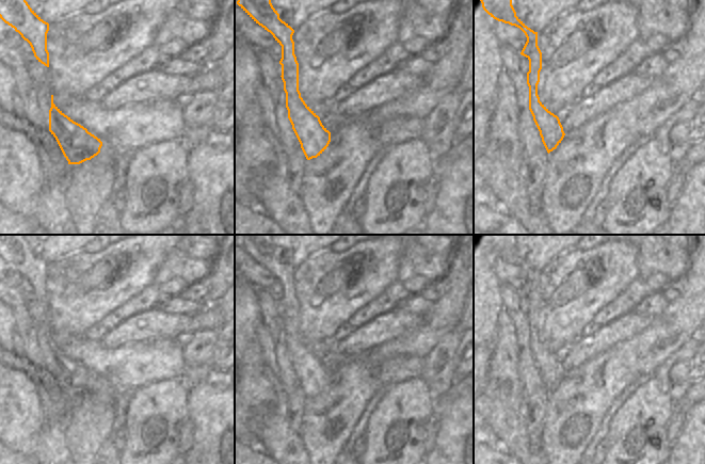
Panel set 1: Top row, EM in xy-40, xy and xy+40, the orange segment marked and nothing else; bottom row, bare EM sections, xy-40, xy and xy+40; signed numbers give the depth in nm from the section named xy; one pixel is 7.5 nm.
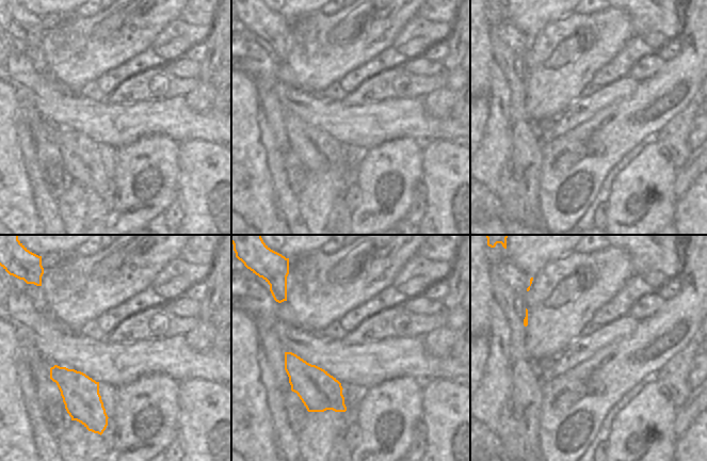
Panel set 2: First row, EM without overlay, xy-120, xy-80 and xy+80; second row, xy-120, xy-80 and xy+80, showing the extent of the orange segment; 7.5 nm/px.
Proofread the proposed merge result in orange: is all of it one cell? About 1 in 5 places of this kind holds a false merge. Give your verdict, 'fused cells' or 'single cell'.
single cell

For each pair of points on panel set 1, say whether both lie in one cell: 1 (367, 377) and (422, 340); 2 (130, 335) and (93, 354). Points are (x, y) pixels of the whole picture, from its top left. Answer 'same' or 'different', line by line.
1: same
2: different

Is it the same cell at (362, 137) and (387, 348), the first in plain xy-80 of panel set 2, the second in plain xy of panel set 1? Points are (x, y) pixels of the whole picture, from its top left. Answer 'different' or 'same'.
different

